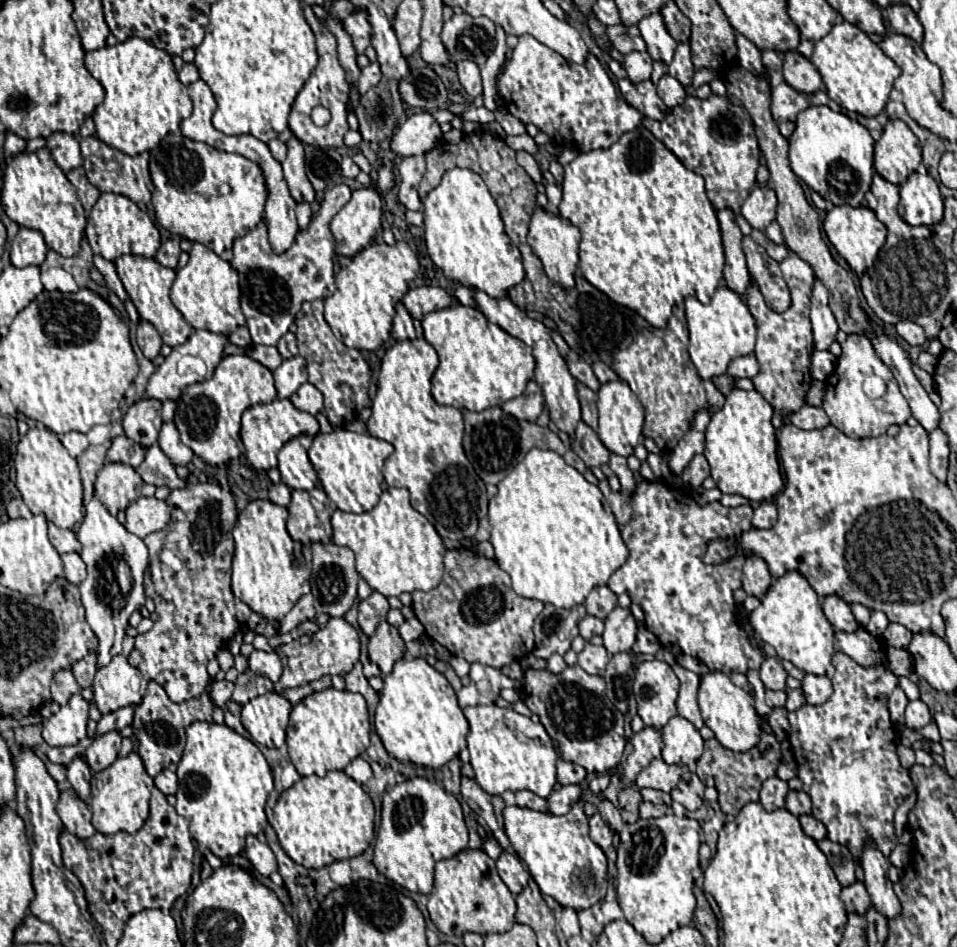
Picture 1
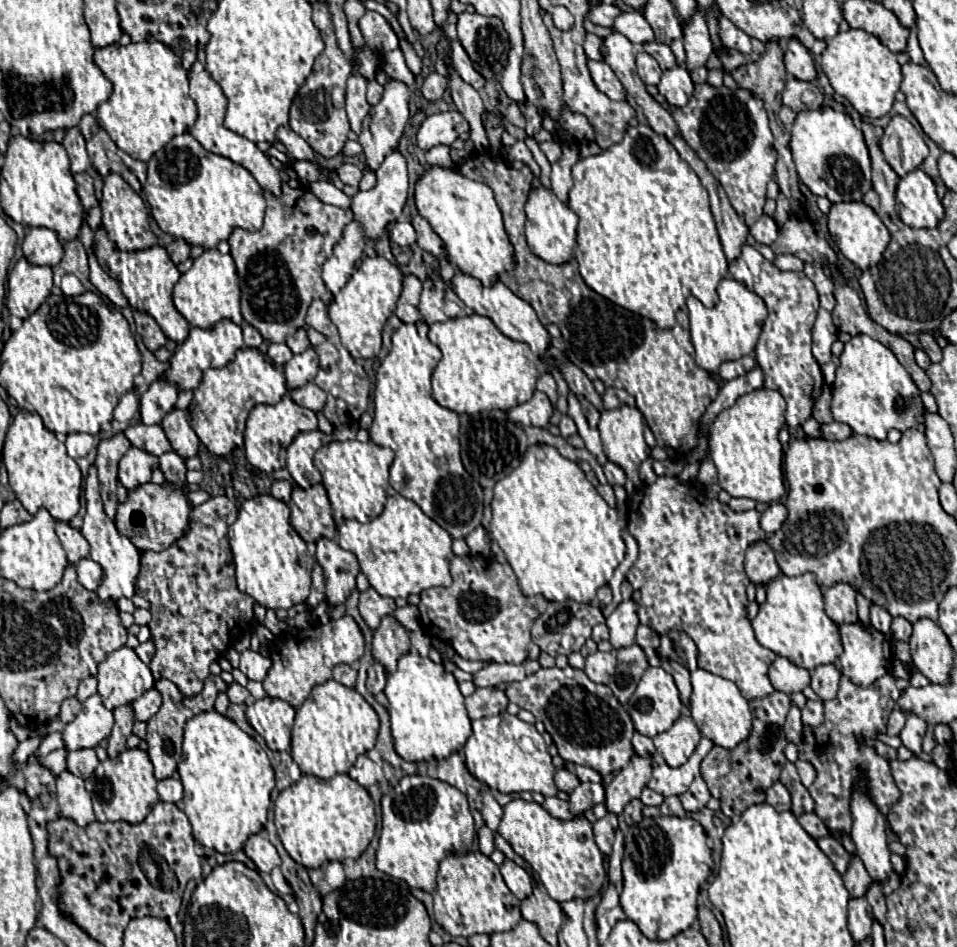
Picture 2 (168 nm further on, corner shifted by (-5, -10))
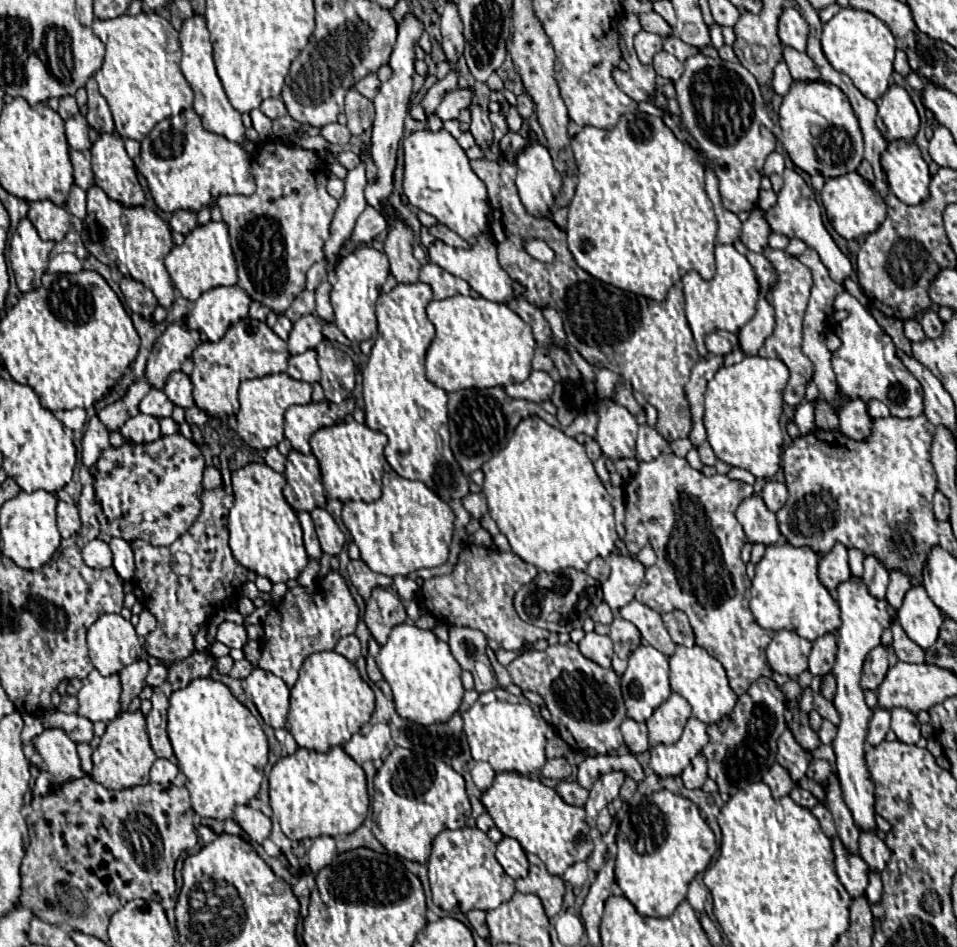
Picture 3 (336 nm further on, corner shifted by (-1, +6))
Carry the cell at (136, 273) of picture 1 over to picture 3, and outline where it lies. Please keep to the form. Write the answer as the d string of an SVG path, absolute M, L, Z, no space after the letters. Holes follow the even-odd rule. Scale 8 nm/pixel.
M100 186L88 188L88 214L84 218L84 230L80 232L86 250L108 264L110 268L118 268L122 274L132 276L134 280L146 284L158 300L160 306L170 308L174 302L174 286L164 268L164 256L170 252L172 236L168 224L146 206L124 206L106 196Z

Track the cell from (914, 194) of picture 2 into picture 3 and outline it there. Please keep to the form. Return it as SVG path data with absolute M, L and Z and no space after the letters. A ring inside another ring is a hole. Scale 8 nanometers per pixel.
M892 140L882 154L882 170L890 190L906 204L920 204L928 196L930 172L920 150L910 140Z

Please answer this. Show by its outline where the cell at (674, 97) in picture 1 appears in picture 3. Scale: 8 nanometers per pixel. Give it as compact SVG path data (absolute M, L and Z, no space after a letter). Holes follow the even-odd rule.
M664 50L654 56L654 70L656 70L656 74L660 74L660 76L672 80L672 82L676 82L678 76L682 76L682 68L684 68L682 62L676 56L672 56L672 54L664 52Z

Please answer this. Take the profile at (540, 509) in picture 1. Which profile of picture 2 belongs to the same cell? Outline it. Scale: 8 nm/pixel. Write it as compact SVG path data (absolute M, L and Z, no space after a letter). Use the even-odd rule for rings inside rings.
M530 446L520 466L494 486L490 536L506 554L506 560L512 566L524 596L544 596L550 602L576 600L580 604L594 600L598 588L610 582L616 566L624 560L626 544L620 538L620 530L622 524L616 512L586 480L580 466L562 458L552 446Z

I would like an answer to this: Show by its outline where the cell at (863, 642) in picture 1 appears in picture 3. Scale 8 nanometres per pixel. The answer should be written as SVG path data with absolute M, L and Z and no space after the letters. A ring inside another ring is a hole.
M850 576L850 580L838 584L836 588L836 600L842 612L842 626L838 628L838 654L836 654L836 664L832 666L830 674L836 678L836 694L832 704L836 706L842 722L838 726L838 734L832 742L834 752L836 752L836 772L842 784L844 800L854 816L858 820L858 828L870 828L876 830L874 822L874 788L870 788L870 776L866 776L866 732L868 732L868 722L872 716L872 710L864 702L864 692L860 686L862 678L862 664L868 652L880 644L880 636L884 628L888 628L896 612L886 600L878 600L872 596L864 584L862 578Z

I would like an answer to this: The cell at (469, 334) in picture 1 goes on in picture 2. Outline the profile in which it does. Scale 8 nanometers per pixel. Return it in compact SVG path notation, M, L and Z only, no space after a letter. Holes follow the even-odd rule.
M470 314L436 322L430 326L428 338L442 352L442 360L432 374L432 396L440 406L456 414L510 410L534 394L540 376L536 354L526 344L506 338L490 318Z

